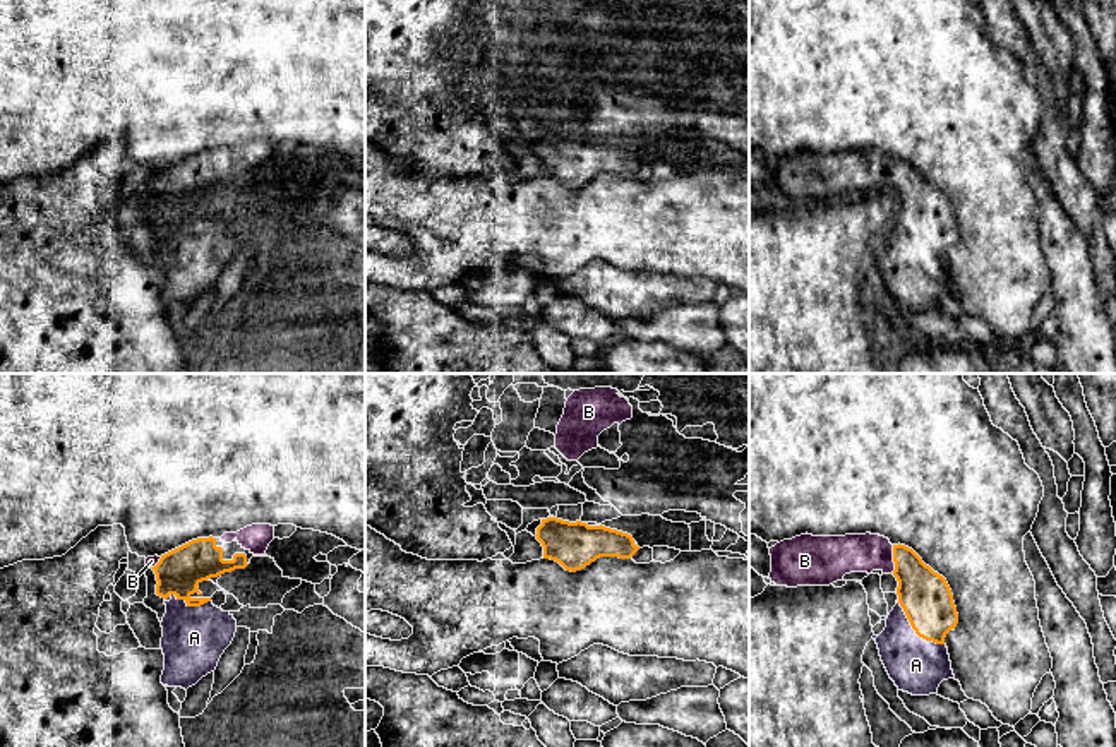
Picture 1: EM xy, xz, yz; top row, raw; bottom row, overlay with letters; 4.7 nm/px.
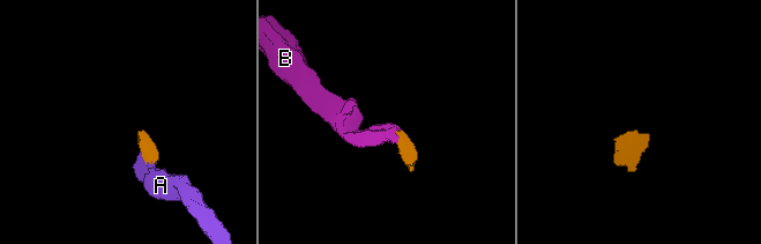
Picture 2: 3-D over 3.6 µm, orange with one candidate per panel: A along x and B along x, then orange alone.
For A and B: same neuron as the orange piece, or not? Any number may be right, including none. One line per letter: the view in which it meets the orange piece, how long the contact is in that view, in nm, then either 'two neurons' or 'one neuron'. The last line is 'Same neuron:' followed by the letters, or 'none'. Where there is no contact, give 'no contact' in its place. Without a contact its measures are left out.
A: yz | 300 nm | one neuron
B: yz | 140 nm | one neuron
Same neuron: A, B

